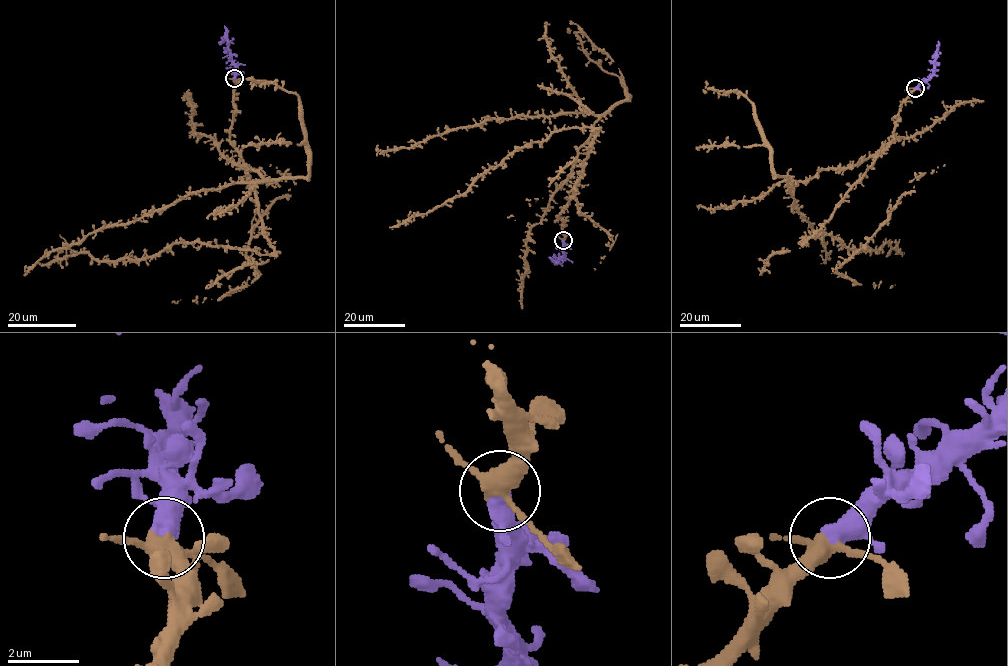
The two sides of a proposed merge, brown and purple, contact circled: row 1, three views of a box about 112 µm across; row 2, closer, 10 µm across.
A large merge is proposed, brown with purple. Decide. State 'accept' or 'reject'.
accept

